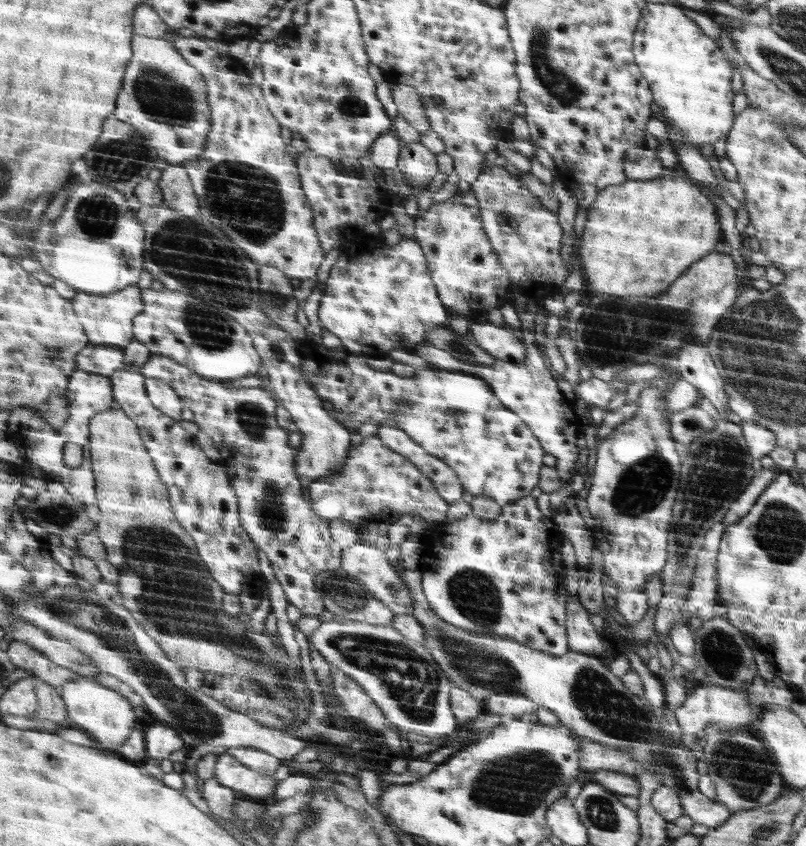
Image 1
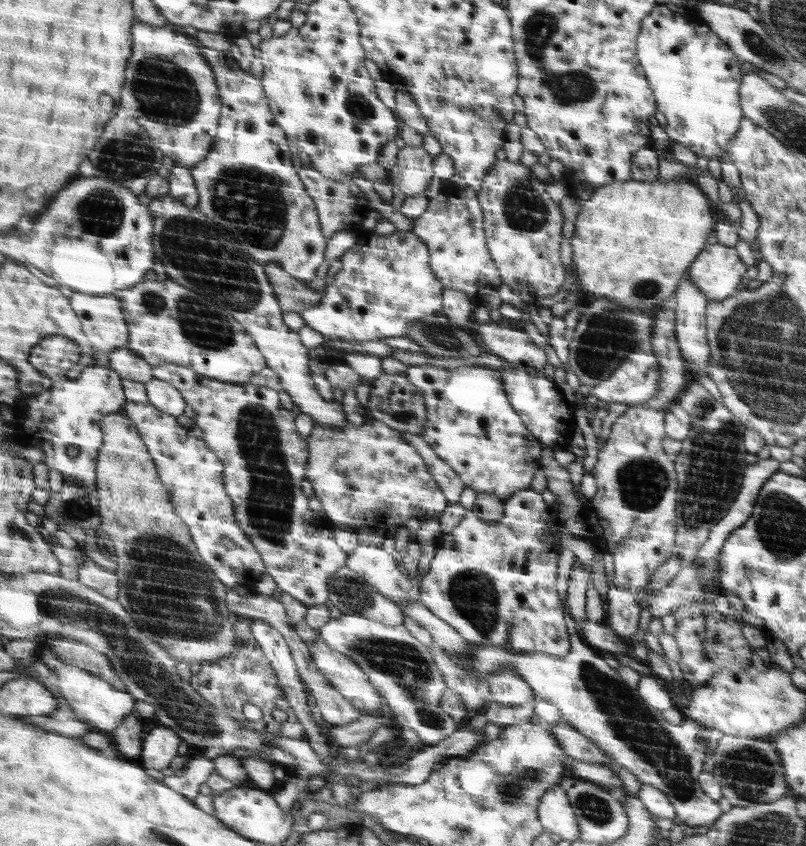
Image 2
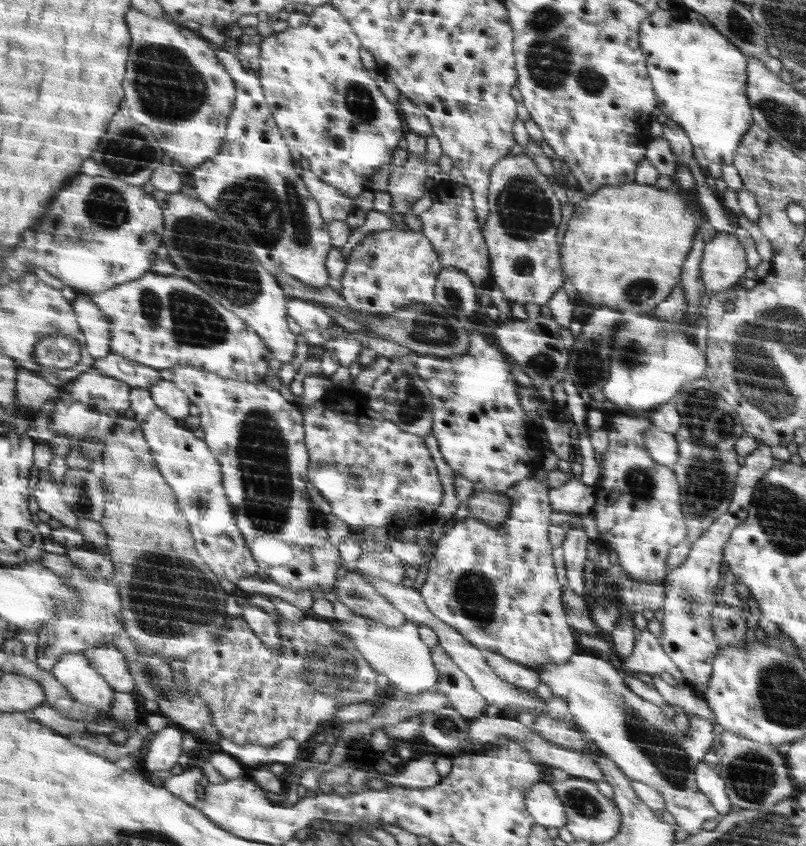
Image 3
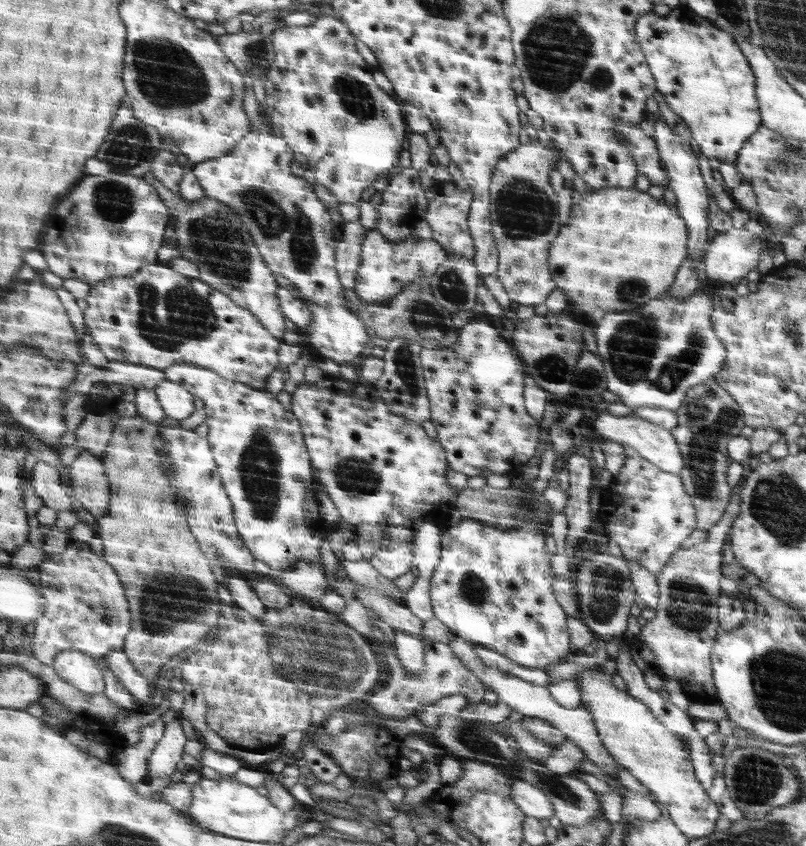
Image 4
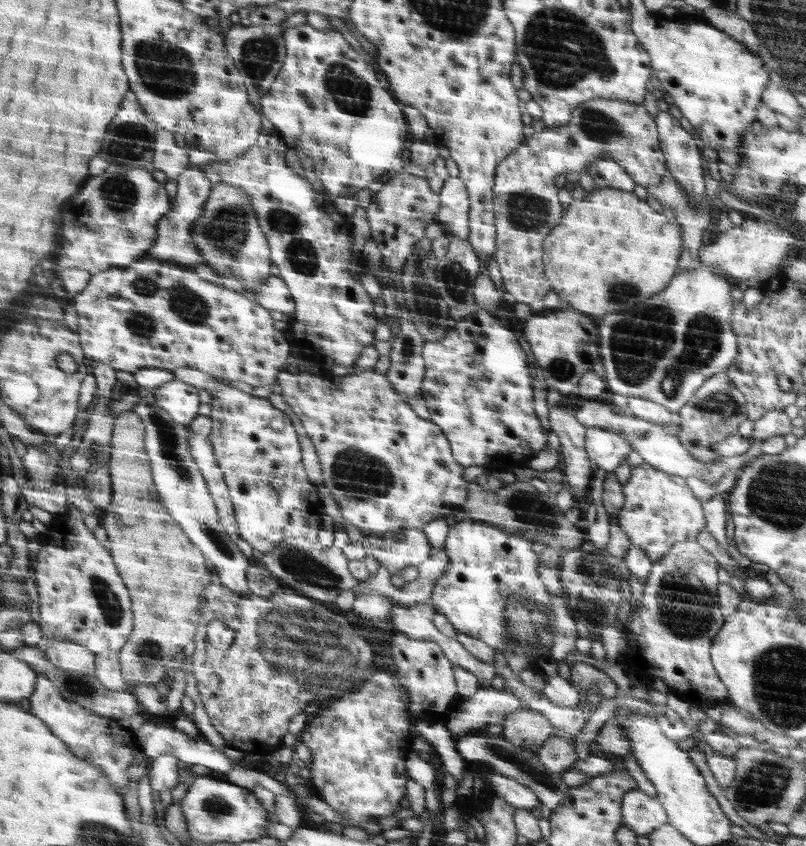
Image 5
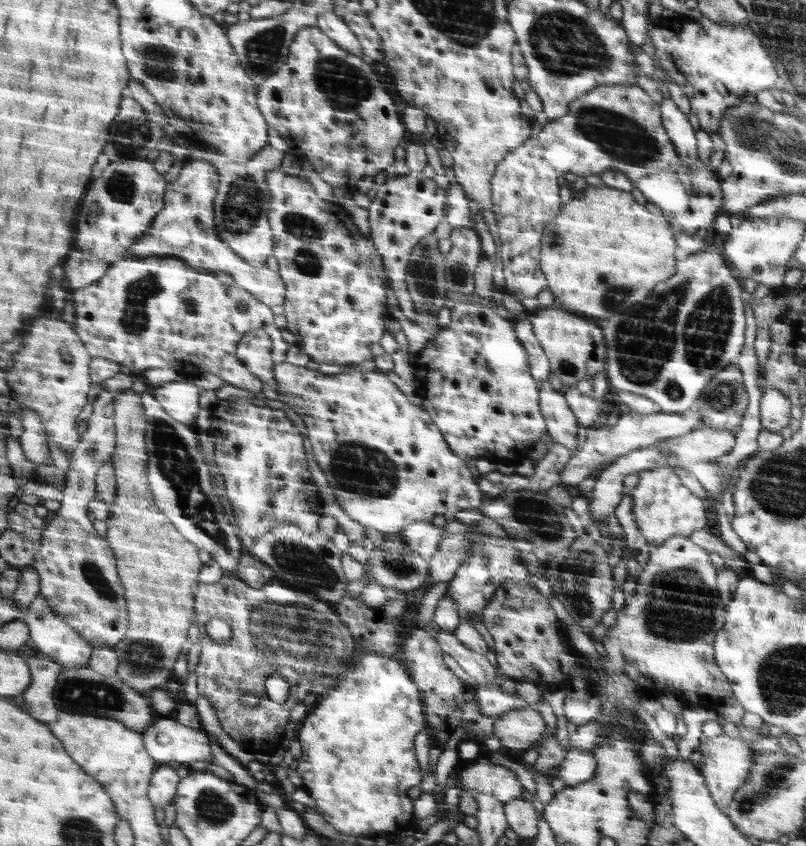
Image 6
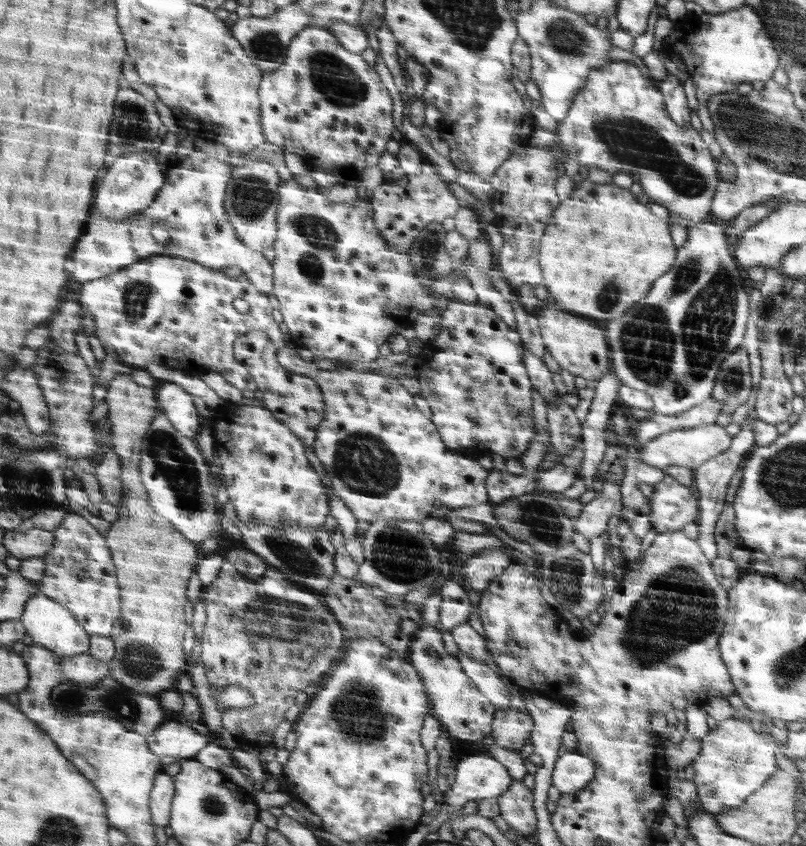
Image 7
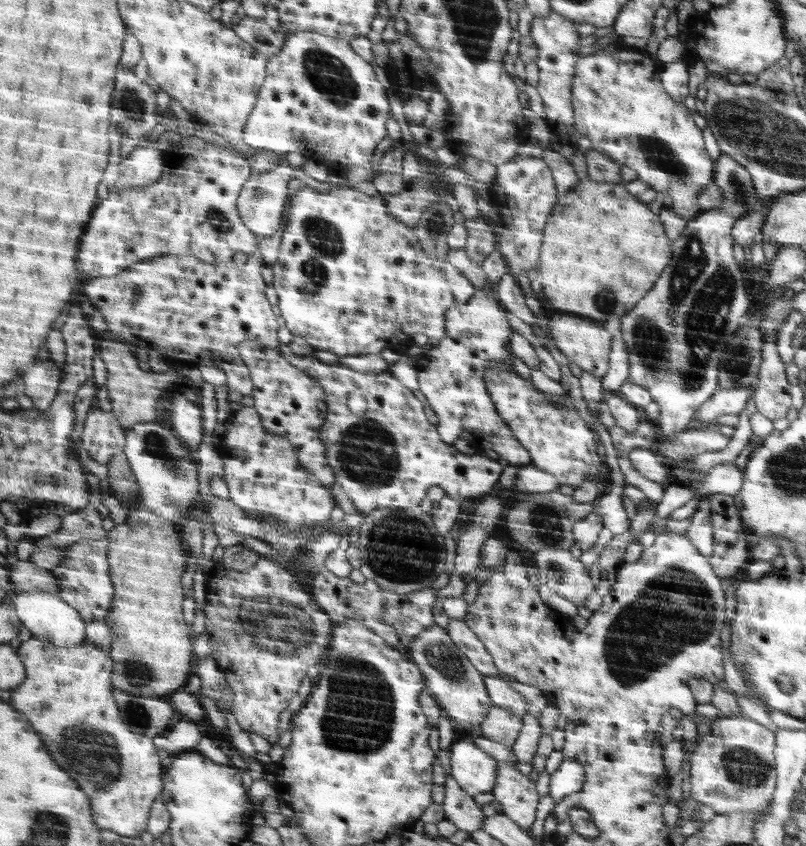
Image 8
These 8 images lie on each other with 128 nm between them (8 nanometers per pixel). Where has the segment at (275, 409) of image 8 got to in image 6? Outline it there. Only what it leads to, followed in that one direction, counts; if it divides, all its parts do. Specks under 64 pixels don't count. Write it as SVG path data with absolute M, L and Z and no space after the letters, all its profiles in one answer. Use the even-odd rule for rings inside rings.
M262 330L250 332L246 340L242 339L237 353L250 368L250 372L256 372L258 378L262 376L262 380L266 380L266 386L270 386L277 393L279 400L280 391L276 390L276 380L272 374L276 361L273 357L273 341L270 340L270 336Z

